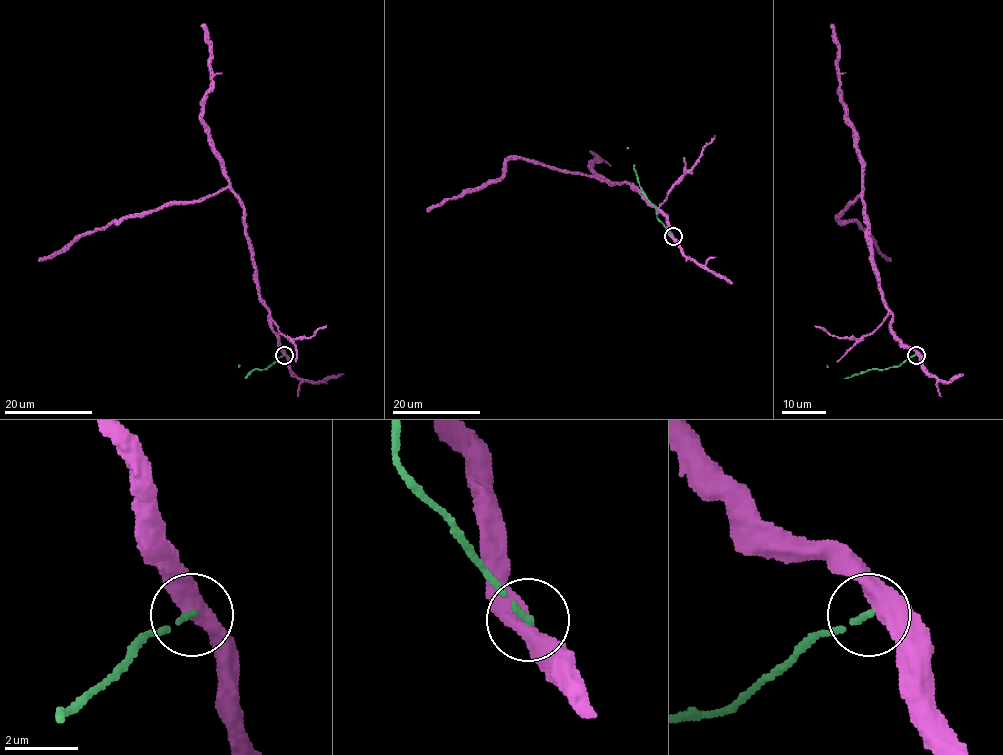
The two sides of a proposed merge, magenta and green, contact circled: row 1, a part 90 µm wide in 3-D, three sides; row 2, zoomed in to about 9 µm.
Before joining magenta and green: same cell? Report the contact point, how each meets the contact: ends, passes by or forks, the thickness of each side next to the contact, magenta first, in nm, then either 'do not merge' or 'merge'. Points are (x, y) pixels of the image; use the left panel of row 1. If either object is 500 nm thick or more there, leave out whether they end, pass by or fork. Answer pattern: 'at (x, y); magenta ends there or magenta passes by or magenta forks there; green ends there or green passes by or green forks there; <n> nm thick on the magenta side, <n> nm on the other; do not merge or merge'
at (284, 355); 500 nm thick on the magenta side, 150 nm on the other; do not merge

